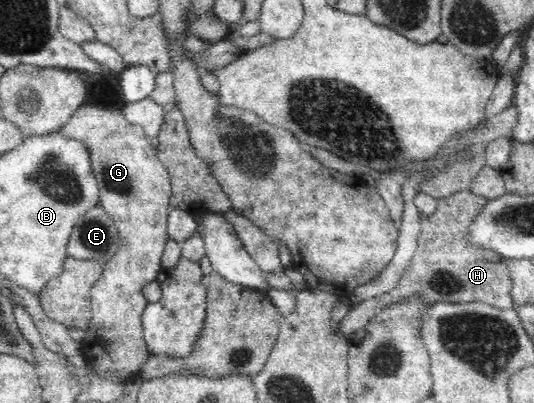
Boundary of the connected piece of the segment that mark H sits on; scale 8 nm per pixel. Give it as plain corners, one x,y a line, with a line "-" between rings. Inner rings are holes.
466,189
446,198
439,198
434,214
419,214
421,227
417,238
417,249
400,277
397,287
389,293
353,305
351,312
339,323
344,336
348,338
362,330
371,318
382,313
389,304
402,302
418,292
428,304
476,301
485,302
501,310
513,309
509,258
492,249
476,247
466,237
474,218
480,214
480,210
488,204
488,201
486,197
478,196

